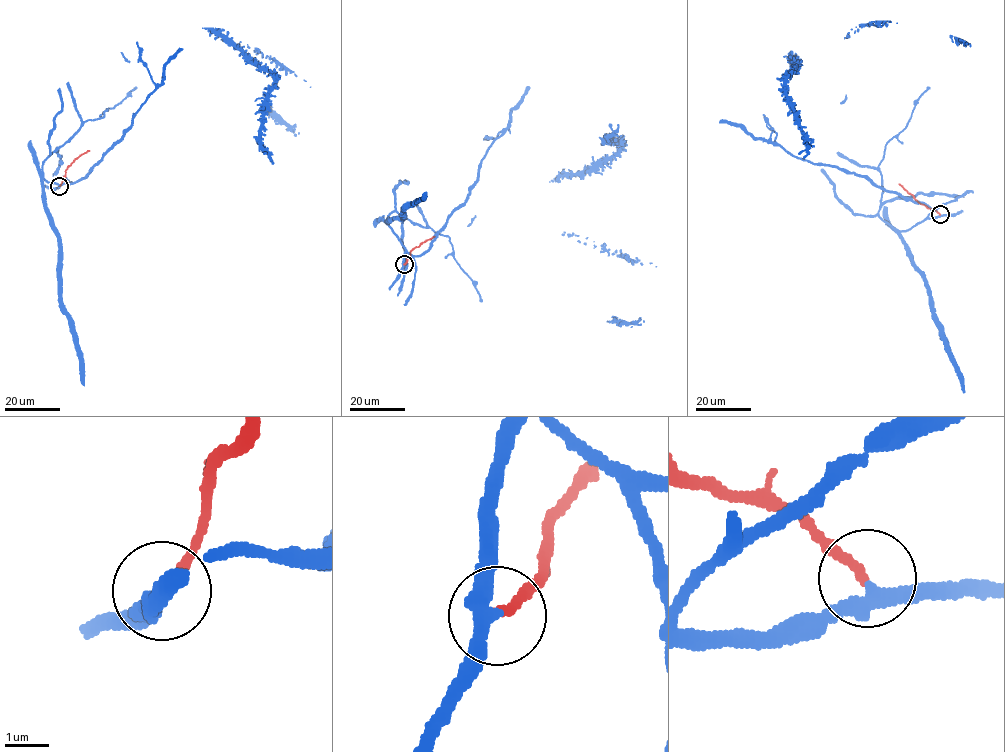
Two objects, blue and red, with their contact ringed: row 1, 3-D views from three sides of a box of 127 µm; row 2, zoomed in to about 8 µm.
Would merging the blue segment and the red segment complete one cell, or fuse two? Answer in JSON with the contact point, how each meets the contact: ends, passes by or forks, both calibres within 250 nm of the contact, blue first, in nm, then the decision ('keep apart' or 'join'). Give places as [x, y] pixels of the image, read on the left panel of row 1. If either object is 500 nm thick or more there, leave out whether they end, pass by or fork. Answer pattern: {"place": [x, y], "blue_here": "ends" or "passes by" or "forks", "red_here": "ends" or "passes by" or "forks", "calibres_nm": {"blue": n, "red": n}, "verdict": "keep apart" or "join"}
{"place": [59, 186], "blue_here": "passes by", "red_here": "ends", "calibres_nm": {"blue": 340, "red": 220}, "verdict": "keep apart"}

